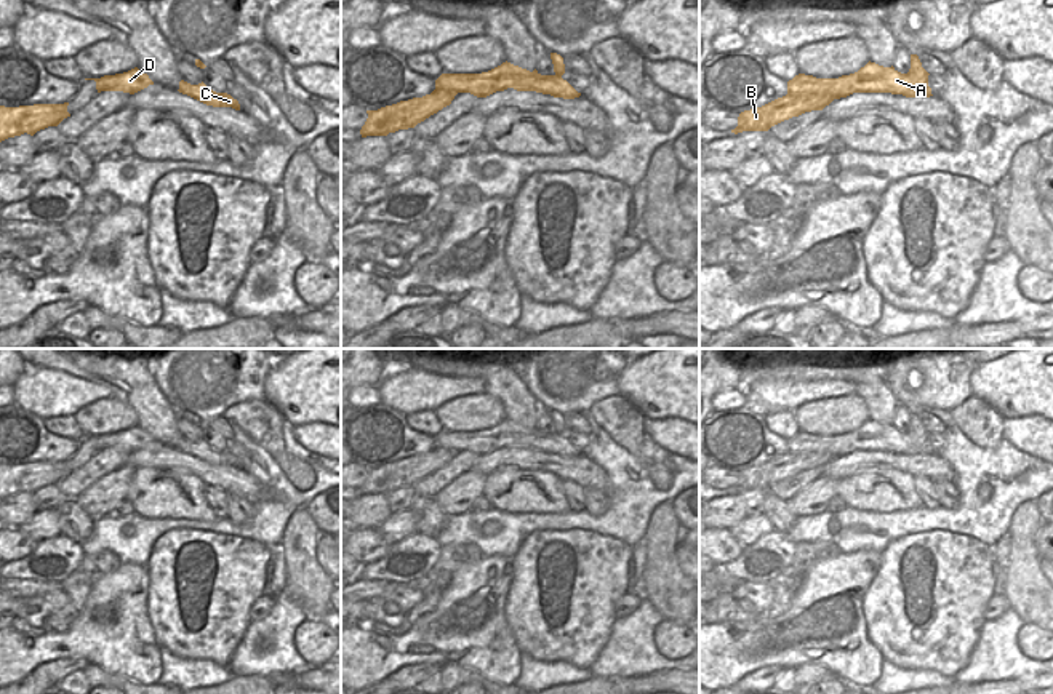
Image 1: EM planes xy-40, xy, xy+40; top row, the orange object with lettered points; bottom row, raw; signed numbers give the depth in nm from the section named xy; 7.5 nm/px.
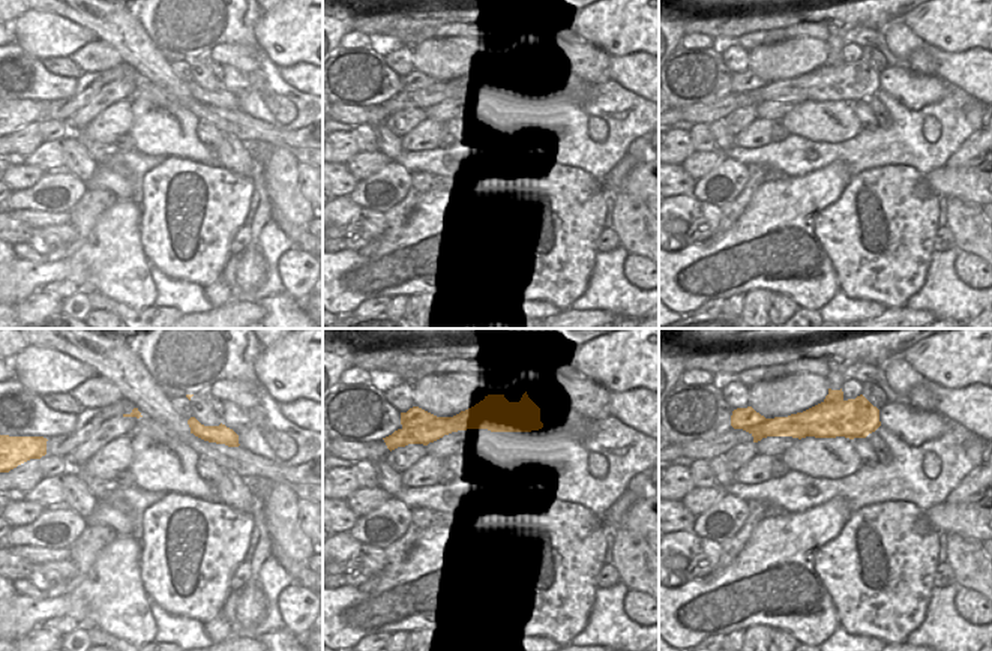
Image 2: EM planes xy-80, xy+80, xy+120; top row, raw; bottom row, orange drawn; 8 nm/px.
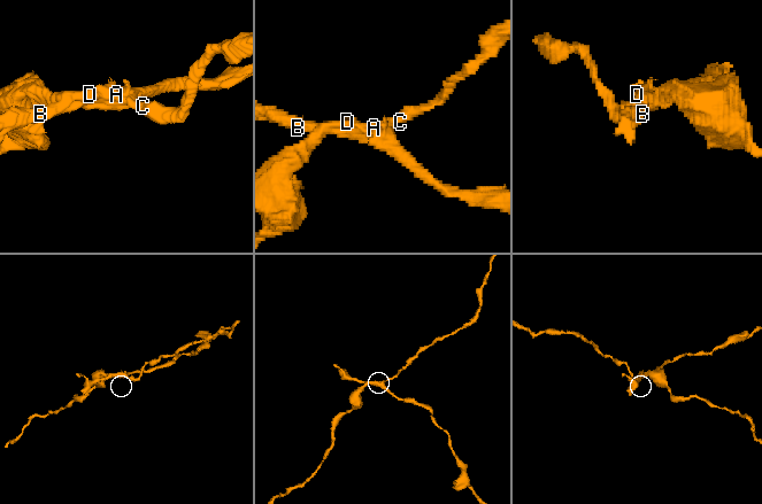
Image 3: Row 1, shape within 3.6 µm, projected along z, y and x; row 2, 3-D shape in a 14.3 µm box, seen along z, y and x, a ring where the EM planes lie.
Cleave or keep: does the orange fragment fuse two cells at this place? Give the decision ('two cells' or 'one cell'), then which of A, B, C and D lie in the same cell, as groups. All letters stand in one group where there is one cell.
two cells | A C D / B

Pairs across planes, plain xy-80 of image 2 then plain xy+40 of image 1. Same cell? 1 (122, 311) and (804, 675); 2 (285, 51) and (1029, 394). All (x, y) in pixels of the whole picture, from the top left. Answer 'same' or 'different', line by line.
1: same
2: same

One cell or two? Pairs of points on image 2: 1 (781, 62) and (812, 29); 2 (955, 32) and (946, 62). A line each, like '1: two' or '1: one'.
1: two
2: two

